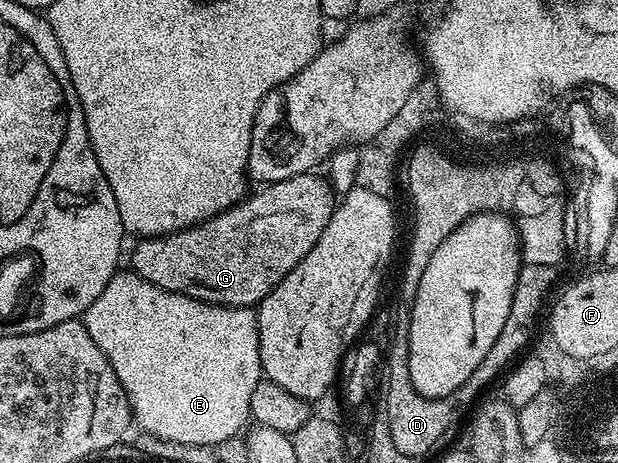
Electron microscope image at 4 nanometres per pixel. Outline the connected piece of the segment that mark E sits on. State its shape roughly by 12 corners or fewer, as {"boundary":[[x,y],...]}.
{"boundary":[[125,268],[83,321],[136,425],[246,429],[256,309]]}

